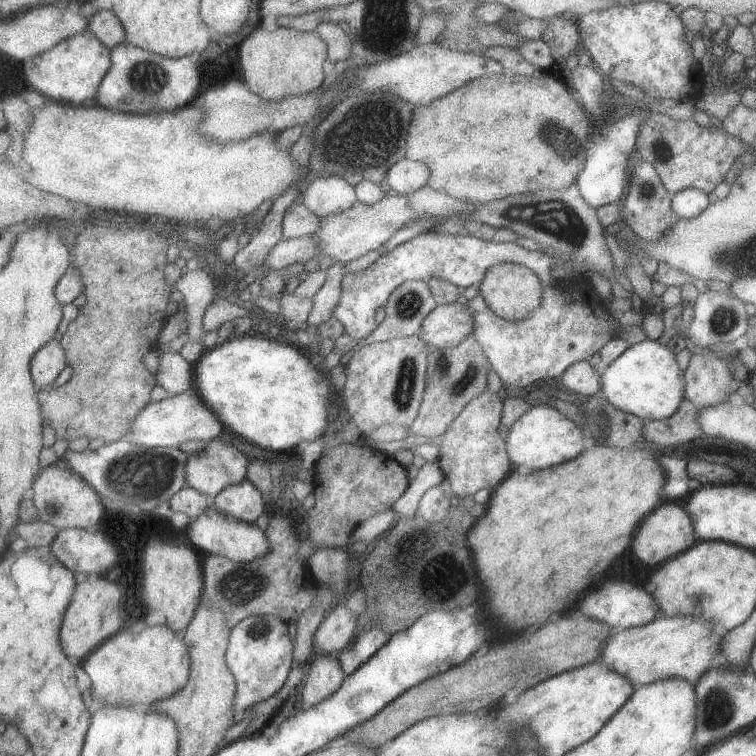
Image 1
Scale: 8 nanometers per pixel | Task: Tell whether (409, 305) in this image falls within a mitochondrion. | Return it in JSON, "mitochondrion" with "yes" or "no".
{"mitochondrion":"yes"}

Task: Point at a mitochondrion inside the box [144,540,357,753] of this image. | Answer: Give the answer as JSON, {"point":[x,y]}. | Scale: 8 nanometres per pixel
{"point":[241,585]}

